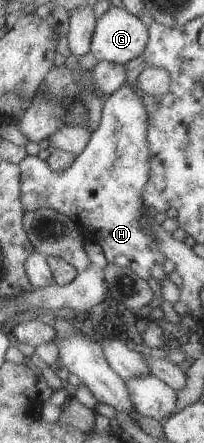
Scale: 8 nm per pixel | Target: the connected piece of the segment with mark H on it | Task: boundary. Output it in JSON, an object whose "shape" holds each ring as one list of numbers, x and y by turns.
{"shape":[[127,82,123,87,120,87,116,92,113,92,102,104,102,119,100,121,99,127,92,133,91,141,87,146,87,149,78,156,74,161,74,164,65,171,58,172,55,171,47,159,42,159,37,155,28,155,19,165,21,166,21,182,24,184,21,188,22,200,25,211,35,211,38,209,54,209,58,212,64,213,68,218,78,222,78,226,83,231,84,236,87,240,97,241,104,252,105,258,108,263,118,265,119,267,133,270,138,276,141,276,144,280,150,280,154,278,159,283,164,281,167,276,167,270,165,269,165,263,168,258,164,254,164,251,159,247,160,239,155,235,154,231,151,231,151,226,149,225,149,218,145,217,145,212,147,211,147,206,144,202,144,191,151,179,151,144,148,140,149,133,149,115,146,114,146,106,144,106,144,98,142,94,138,92,138,82,137,87,130,86,130,82]]}

